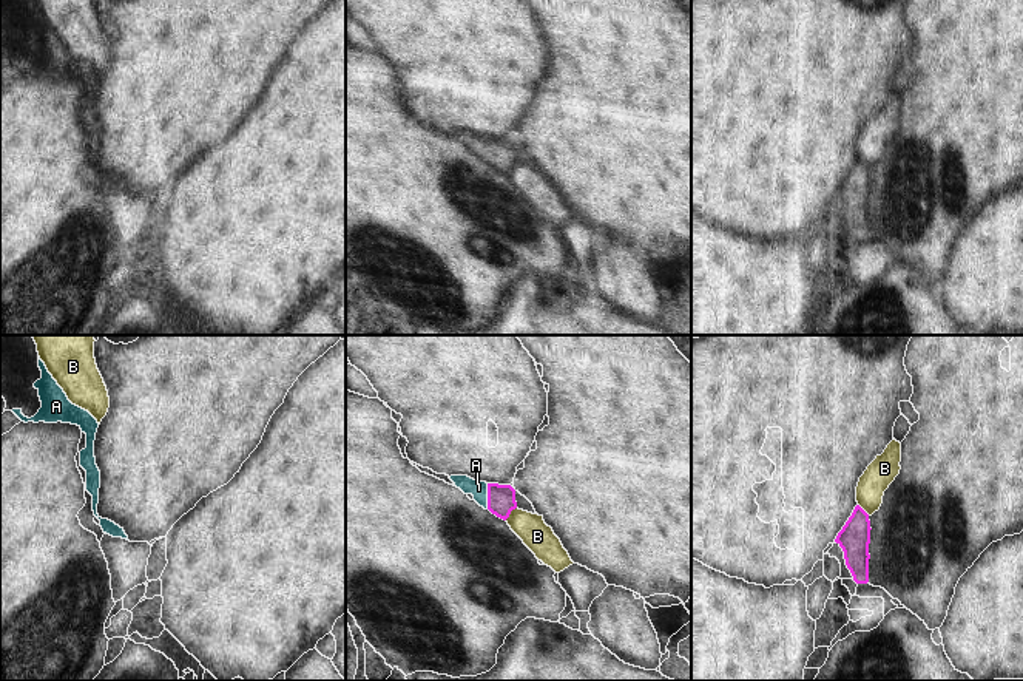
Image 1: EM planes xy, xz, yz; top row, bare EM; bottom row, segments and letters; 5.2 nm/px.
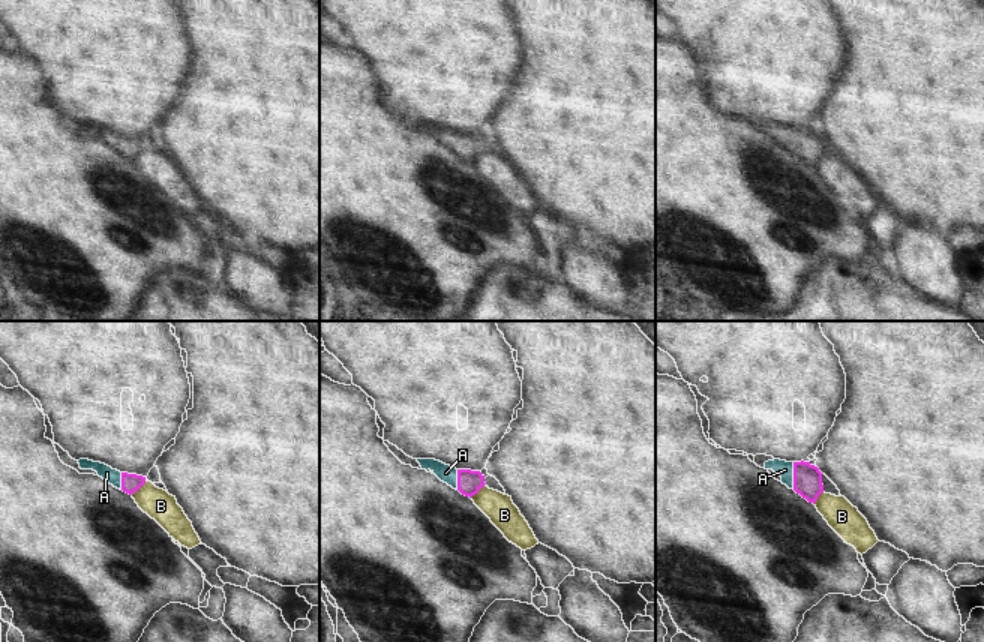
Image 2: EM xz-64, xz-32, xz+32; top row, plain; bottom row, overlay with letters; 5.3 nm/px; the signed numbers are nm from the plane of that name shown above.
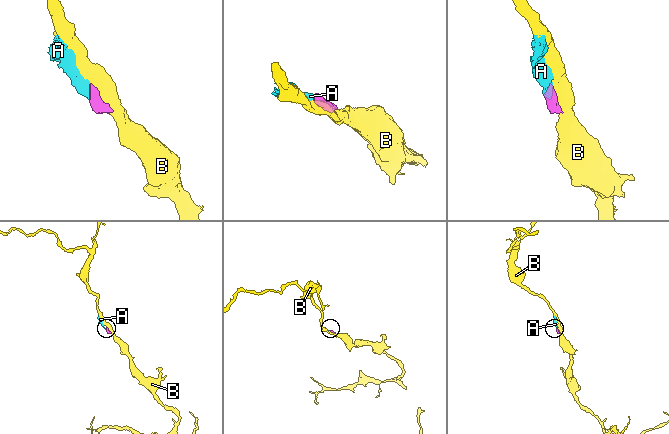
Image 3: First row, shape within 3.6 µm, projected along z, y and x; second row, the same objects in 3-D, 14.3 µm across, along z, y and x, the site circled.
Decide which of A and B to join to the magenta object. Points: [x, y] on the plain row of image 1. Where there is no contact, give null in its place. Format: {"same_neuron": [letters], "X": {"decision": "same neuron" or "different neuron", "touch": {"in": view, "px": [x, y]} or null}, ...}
{"same_neuron": ["A"], "A": {"decision": "same neuron", "touch": {"in": "xz", "px": [488, 150]}}, "B": {"decision": "different neuron", "touch": {"in": "xz", "px": [509, 167]}}}

